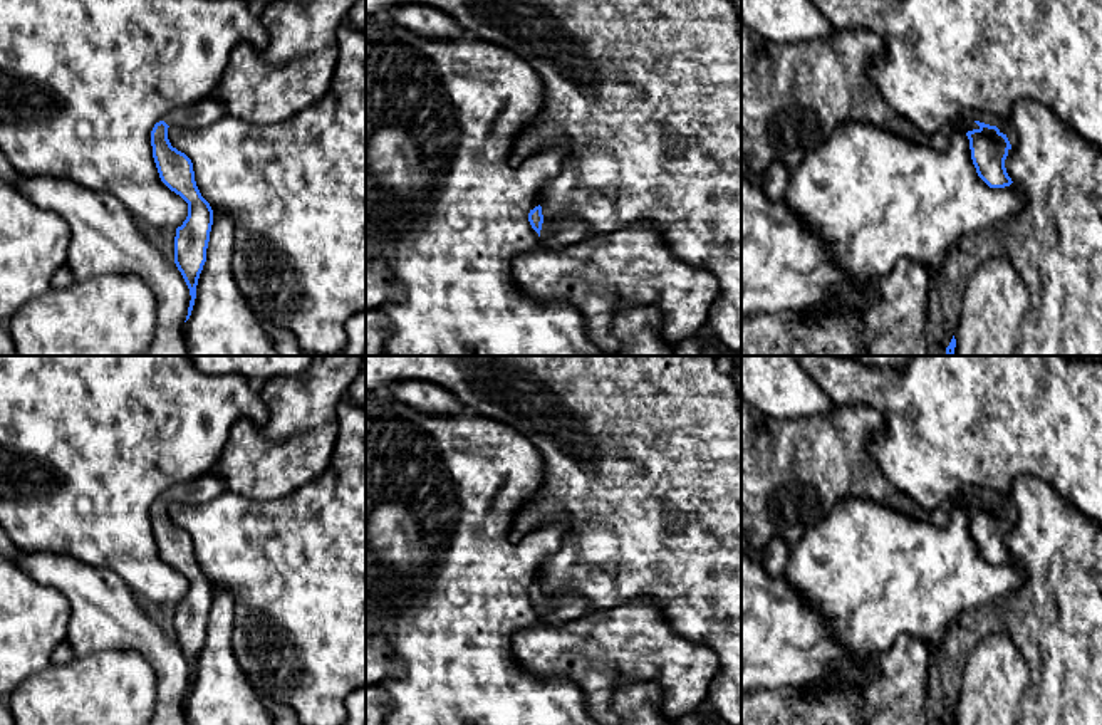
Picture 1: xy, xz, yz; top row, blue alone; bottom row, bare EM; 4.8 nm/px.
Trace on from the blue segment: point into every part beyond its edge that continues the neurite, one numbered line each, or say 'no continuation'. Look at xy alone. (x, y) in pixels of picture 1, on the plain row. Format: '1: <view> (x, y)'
1: xy (207, 487)

